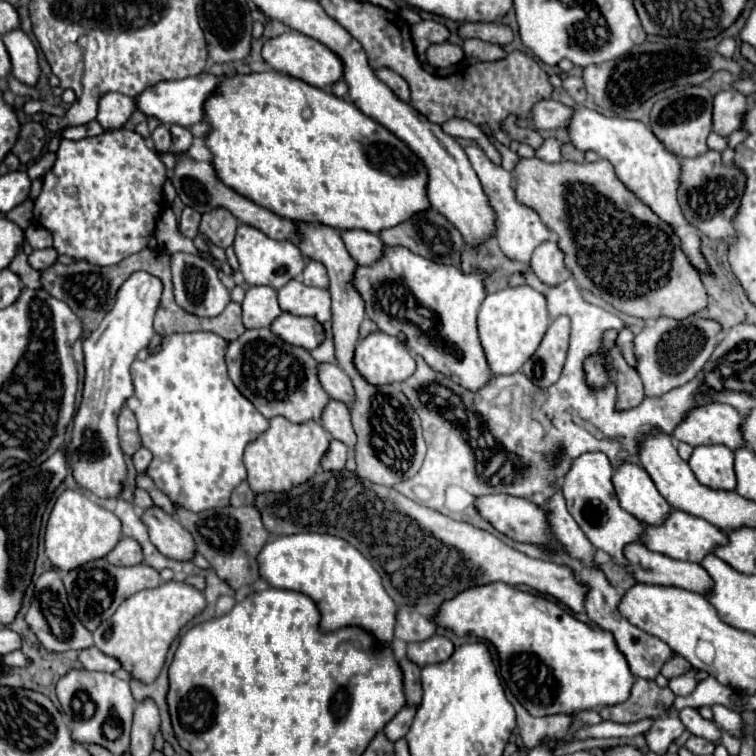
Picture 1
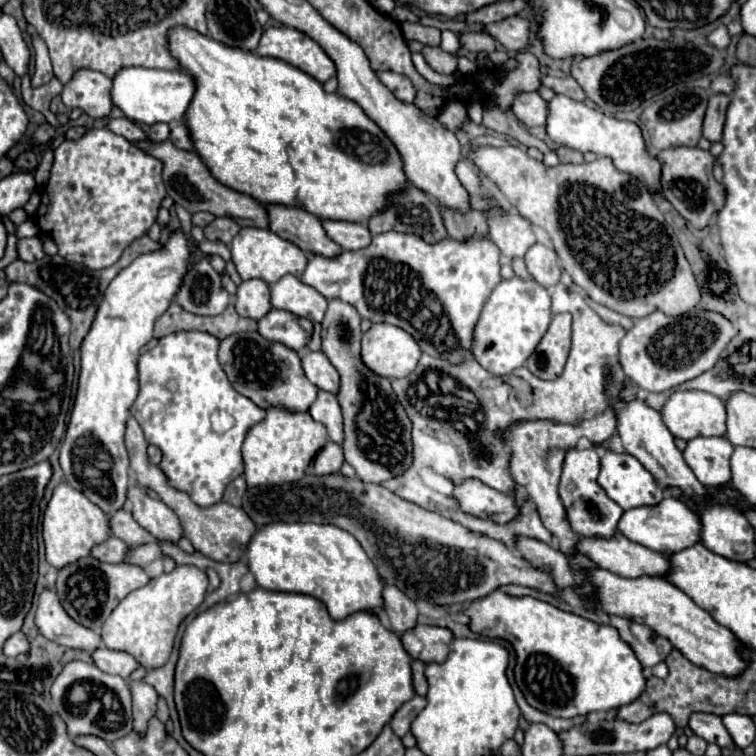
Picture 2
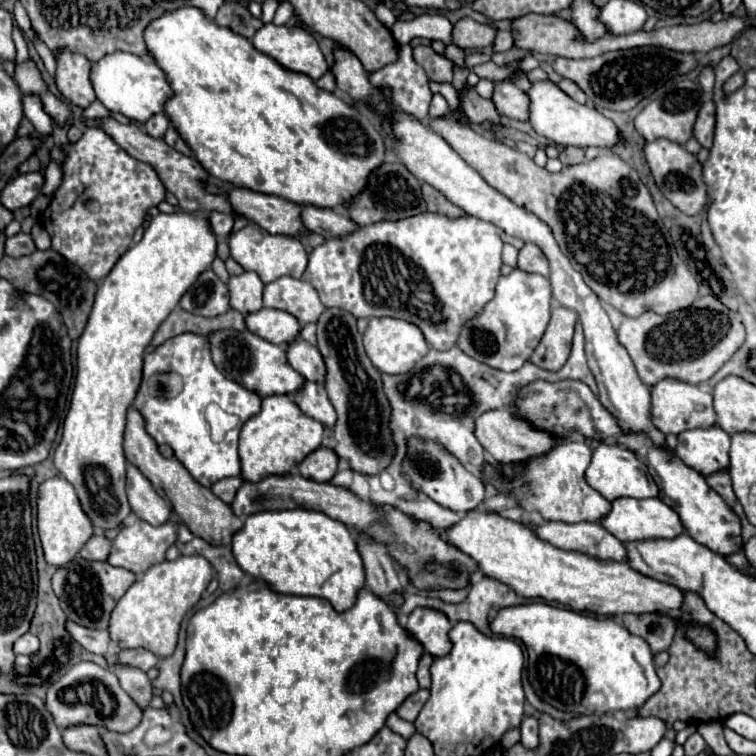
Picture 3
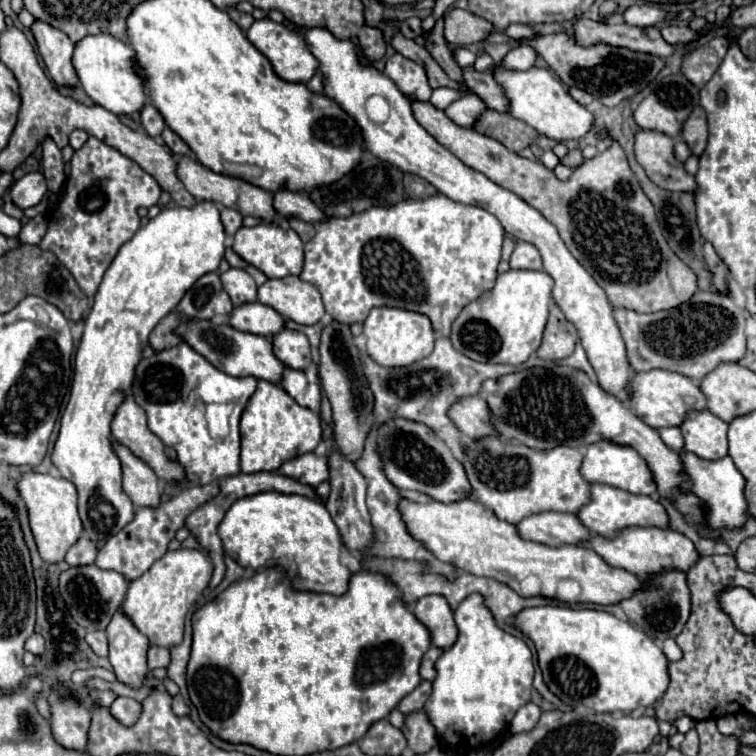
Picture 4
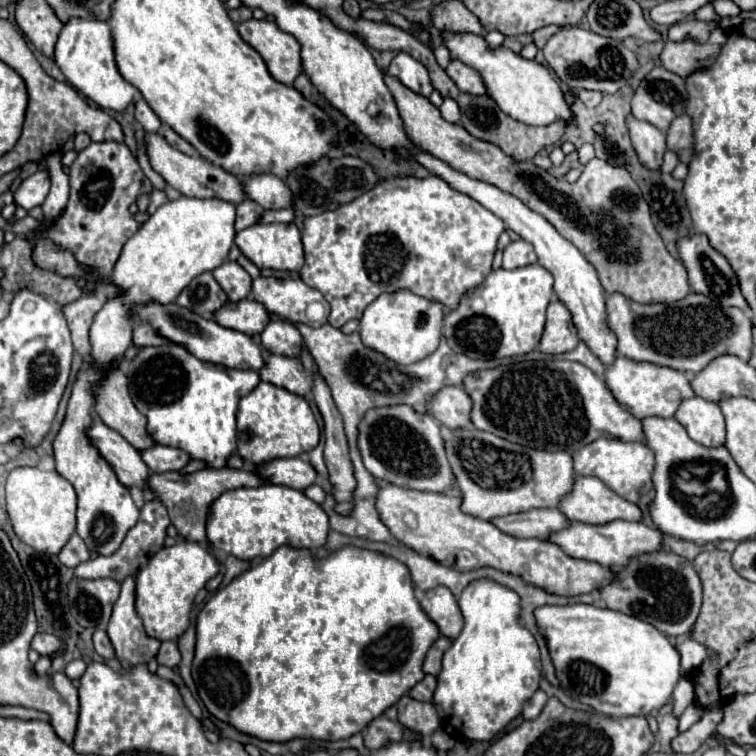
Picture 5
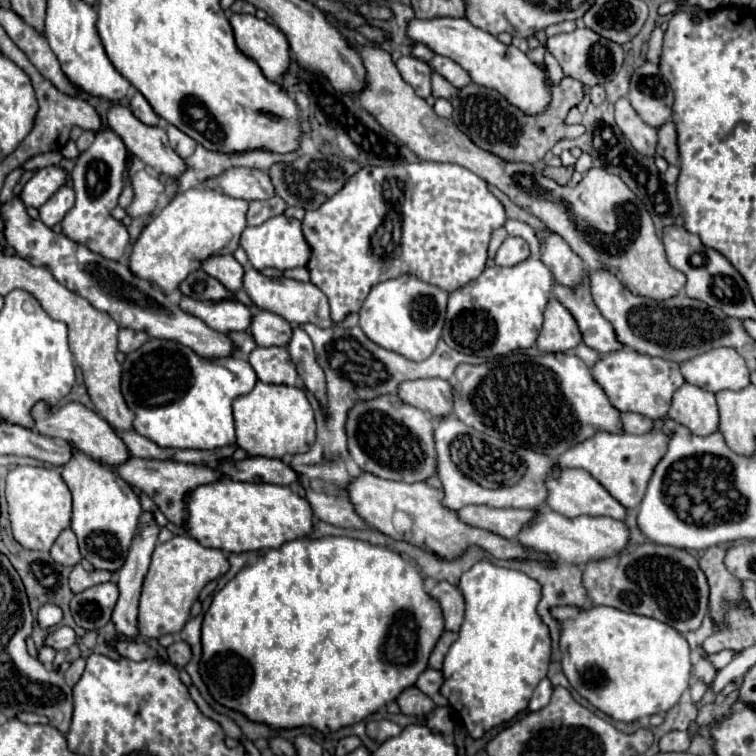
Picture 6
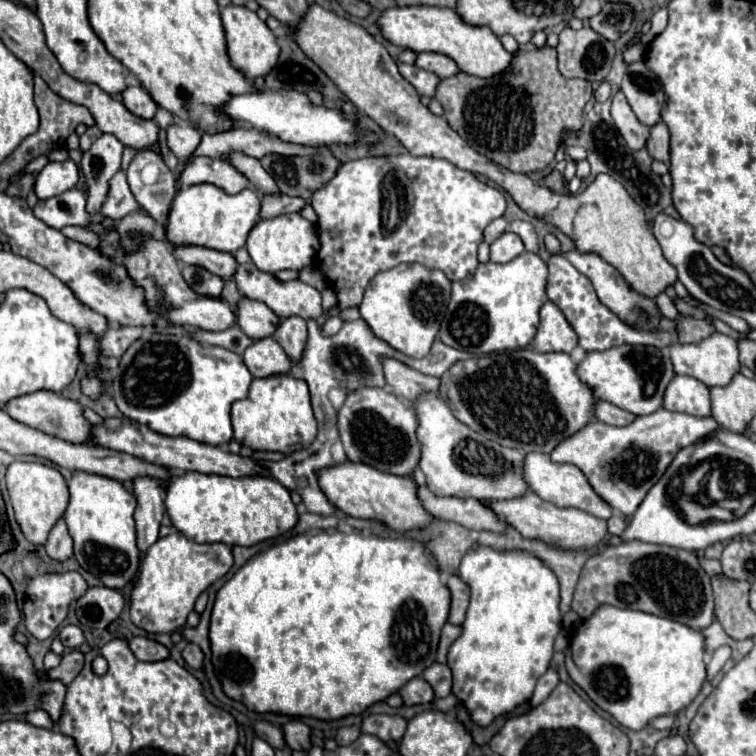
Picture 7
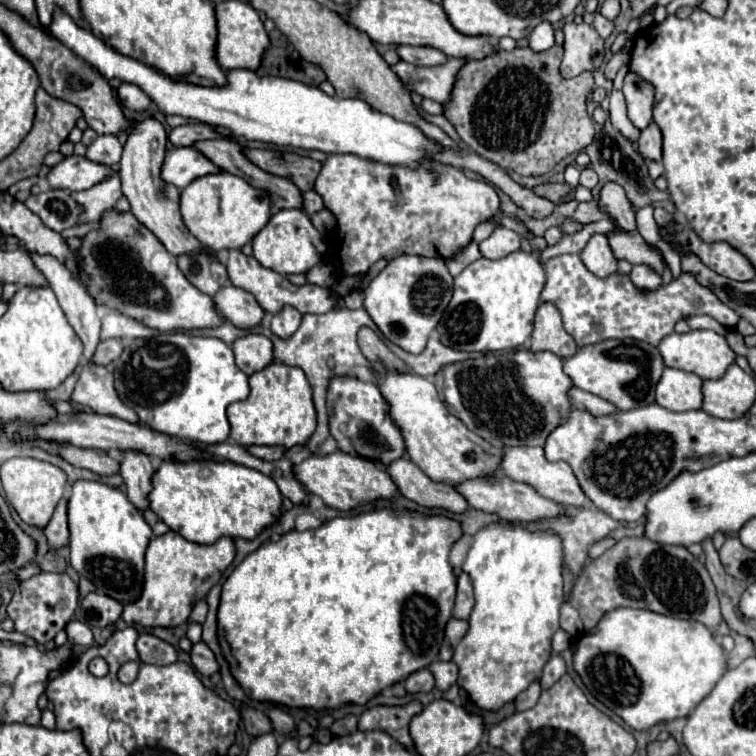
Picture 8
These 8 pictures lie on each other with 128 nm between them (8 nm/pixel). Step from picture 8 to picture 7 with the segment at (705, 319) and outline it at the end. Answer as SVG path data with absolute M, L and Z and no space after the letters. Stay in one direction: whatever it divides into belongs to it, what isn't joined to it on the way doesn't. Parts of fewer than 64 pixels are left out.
M660 292L660 294L656 296L656 304L658 304L660 312L662 312L666 318L678 318L678 316L680 316L680 312L676 310L676 306L672 304L672 300L668 298L666 292Z

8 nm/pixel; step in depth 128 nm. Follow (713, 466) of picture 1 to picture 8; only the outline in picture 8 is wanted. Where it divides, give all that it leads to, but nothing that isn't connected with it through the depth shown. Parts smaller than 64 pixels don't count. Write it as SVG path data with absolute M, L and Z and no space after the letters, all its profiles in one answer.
M664 368L656 384L656 404L672 412L698 410L702 406L702 378L678 368Z

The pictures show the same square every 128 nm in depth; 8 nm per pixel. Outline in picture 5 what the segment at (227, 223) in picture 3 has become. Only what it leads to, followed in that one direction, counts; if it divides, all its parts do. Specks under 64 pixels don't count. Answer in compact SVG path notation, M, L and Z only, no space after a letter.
M242 200L238 204L236 212L236 230L244 230L248 226L254 226L264 214L264 208L252 200Z

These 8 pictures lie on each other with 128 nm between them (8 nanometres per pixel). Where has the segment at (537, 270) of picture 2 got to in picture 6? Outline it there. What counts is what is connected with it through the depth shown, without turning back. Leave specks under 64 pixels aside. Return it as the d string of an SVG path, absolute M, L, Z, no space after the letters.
M508 236L502 246L498 248L496 256L494 256L494 262L498 266L514 266L518 262L522 262L524 258L530 256L530 248L526 244L526 240L522 238L514 238L514 236Z

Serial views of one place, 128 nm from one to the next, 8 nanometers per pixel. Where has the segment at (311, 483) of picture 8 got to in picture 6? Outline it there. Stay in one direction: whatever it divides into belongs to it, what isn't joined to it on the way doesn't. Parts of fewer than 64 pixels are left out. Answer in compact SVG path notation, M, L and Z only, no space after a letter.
M362 472L358 478L352 478L346 484L346 492L348 492L348 498L350 498L356 514L368 526L372 526L396 540L402 540L402 534L394 528L392 518L398 510L406 512L412 518L410 542L414 546L424 546L424 550L432 550L434 554L440 554L442 558L452 558L452 554L462 554L468 546L474 546L474 544L488 550L494 558L502 558L502 560L520 558L520 554L524 554L524 550L526 550L524 546L512 544L506 538L496 538L496 534L488 534L488 530L472 530L472 526L464 526L464 522L460 522L460 518L456 518L454 510L448 510L446 506L442 506L440 490L426 486L424 482L406 484L406 482L384 480L370 472Z

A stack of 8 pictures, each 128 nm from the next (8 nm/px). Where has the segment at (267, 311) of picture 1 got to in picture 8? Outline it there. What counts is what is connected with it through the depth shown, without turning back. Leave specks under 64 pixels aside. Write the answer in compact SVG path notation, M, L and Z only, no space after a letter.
M156 118L146 120L130 120L128 126L128 140L124 144L122 160L118 164L120 180L122 180L122 192L130 202L132 214L152 230L160 242L164 242L166 250L174 256L180 254L180 250L208 250L202 248L202 244L188 232L188 228L182 224L180 216L180 190L176 186L164 186L160 182L160 162L164 160L166 150L166 130Z

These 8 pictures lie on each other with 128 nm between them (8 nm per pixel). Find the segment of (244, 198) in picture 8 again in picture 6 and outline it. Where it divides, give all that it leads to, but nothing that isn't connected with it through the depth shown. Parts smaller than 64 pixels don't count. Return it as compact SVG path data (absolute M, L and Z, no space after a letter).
M190 188L176 194L172 202L156 216L136 244L130 250L130 270L160 286L166 294L174 292L180 282L196 268L200 268L200 258L208 254L232 254L238 248L240 234L246 228L248 200L230 198L212 188Z

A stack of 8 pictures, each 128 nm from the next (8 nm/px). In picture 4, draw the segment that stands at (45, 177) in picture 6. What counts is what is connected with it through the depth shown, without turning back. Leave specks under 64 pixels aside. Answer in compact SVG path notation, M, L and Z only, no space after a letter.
M30 172L22 180L14 182L10 188L12 202L22 210L40 204L44 194L46 194L46 178L42 176L42 172Z

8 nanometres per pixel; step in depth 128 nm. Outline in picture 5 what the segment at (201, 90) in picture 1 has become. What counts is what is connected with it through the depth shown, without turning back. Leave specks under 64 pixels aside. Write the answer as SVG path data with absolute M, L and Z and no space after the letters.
M68 18L62 24L54 46L54 60L68 84L74 86L80 94L96 102L100 108L124 110L130 102L134 102L136 88L130 86L118 72L112 50L112 34L110 24L104 20L88 20L88 18Z

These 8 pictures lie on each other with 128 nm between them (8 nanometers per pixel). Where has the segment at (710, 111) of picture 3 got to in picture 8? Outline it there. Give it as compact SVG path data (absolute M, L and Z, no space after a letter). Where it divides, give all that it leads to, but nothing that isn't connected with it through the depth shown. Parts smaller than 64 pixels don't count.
M650 122L640 132L638 152L642 154L644 160L656 160L656 162L662 160L662 132L660 132L660 128L654 122Z

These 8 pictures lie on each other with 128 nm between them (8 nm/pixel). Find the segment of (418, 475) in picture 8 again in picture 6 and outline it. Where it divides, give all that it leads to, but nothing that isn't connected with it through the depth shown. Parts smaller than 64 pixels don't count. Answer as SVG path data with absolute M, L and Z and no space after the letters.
M470 504L460 508L458 518L474 528L482 528L494 532L506 540L516 538L520 526L532 518L532 510L512 510L512 508L490 508L482 504Z

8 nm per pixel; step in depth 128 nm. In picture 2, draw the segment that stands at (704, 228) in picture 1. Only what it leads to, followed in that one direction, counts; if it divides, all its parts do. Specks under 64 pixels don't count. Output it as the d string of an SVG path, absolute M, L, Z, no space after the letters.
M676 146L676 148L666 148L656 154L656 158L662 164L660 170L660 188L664 192L664 198L696 228L706 228L712 214L724 206L724 186L714 180L712 176L712 166L714 166L714 156L708 150L700 148L686 148L686 146Z

